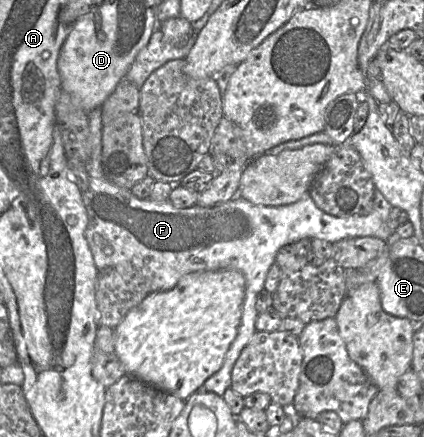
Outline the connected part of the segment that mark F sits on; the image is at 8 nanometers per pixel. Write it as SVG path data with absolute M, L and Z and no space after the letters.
M101 107L88 114L90 158L85 163L89 187L82 194L87 210L88 225L85 237L99 271L117 265L131 265L151 280L152 293L168 290L187 274L201 271L236 269L246 279L246 295L238 333L231 343L221 368L209 377L201 390L223 396L231 387L232 369L242 349L257 331L255 308L257 296L264 289L270 267L278 250L302 238L320 238L330 243L352 237L376 237L387 241L393 234L387 222L393 206L375 188L374 206L365 216L337 217L319 209L309 193L289 205L255 205L241 197L212 207L195 205L177 208L169 200L156 202L139 199L130 189L119 187L104 175L101 165L102 119Z

